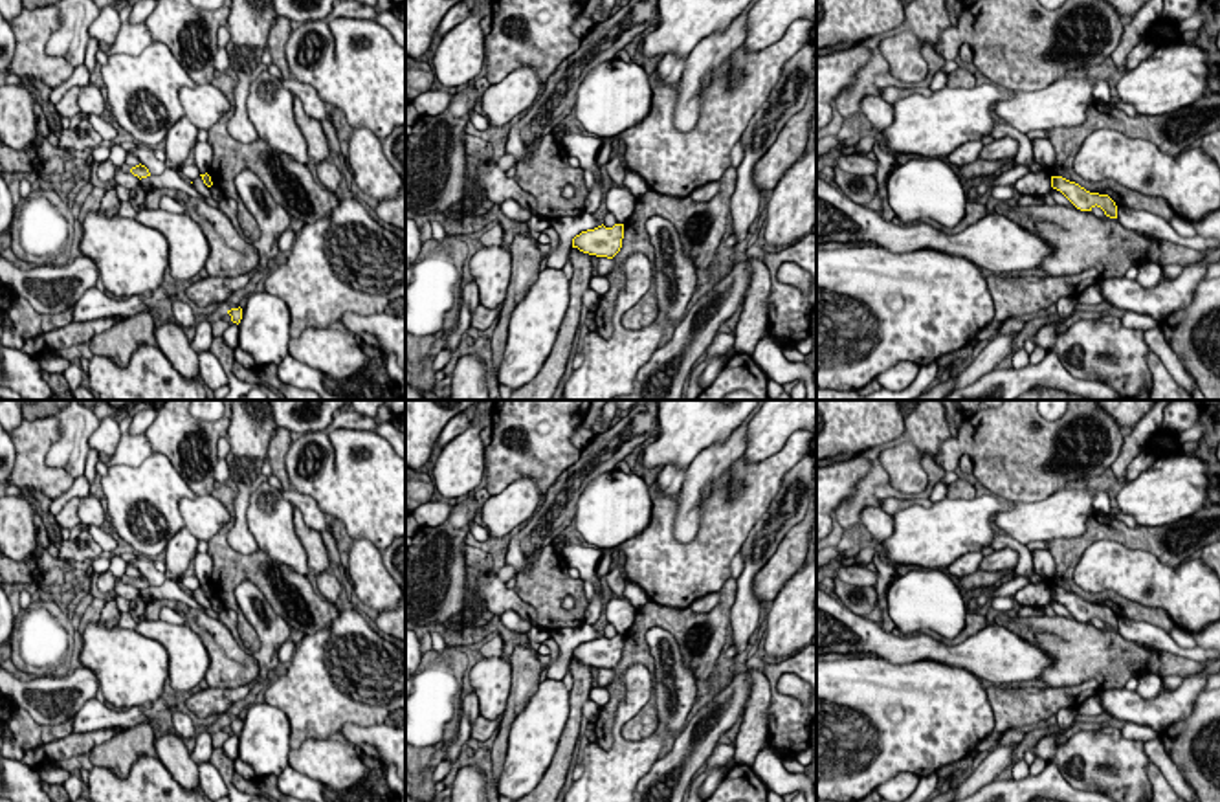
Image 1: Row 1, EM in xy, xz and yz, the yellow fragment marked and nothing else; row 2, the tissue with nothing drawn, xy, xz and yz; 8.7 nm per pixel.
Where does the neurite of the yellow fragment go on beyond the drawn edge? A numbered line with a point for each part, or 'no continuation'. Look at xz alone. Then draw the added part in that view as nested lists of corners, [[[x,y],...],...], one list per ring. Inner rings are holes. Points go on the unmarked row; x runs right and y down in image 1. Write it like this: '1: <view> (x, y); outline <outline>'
no continuation

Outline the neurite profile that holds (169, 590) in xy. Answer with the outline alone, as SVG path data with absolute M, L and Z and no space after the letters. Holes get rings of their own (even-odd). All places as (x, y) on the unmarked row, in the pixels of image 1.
M165 580L161 585L150 585L147 589L141 589L139 595L150 602L150 600L176 600L180 602L183 607L193 607L193 609L200 609L204 613L207 613L213 618L218 618L218 613L213 607L202 607L194 596L185 591L180 584L172 582L172 580Z

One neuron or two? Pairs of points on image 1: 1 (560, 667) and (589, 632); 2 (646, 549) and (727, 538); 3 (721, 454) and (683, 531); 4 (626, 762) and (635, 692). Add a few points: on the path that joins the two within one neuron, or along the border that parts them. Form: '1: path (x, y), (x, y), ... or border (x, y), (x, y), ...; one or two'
1: path (565, 656), (565, 648), (578, 635); one
2: path (666, 553), (707, 553); one
3: path (703, 472), (688, 512); one
4: path (621, 746), (619, 722), (628, 709); one

